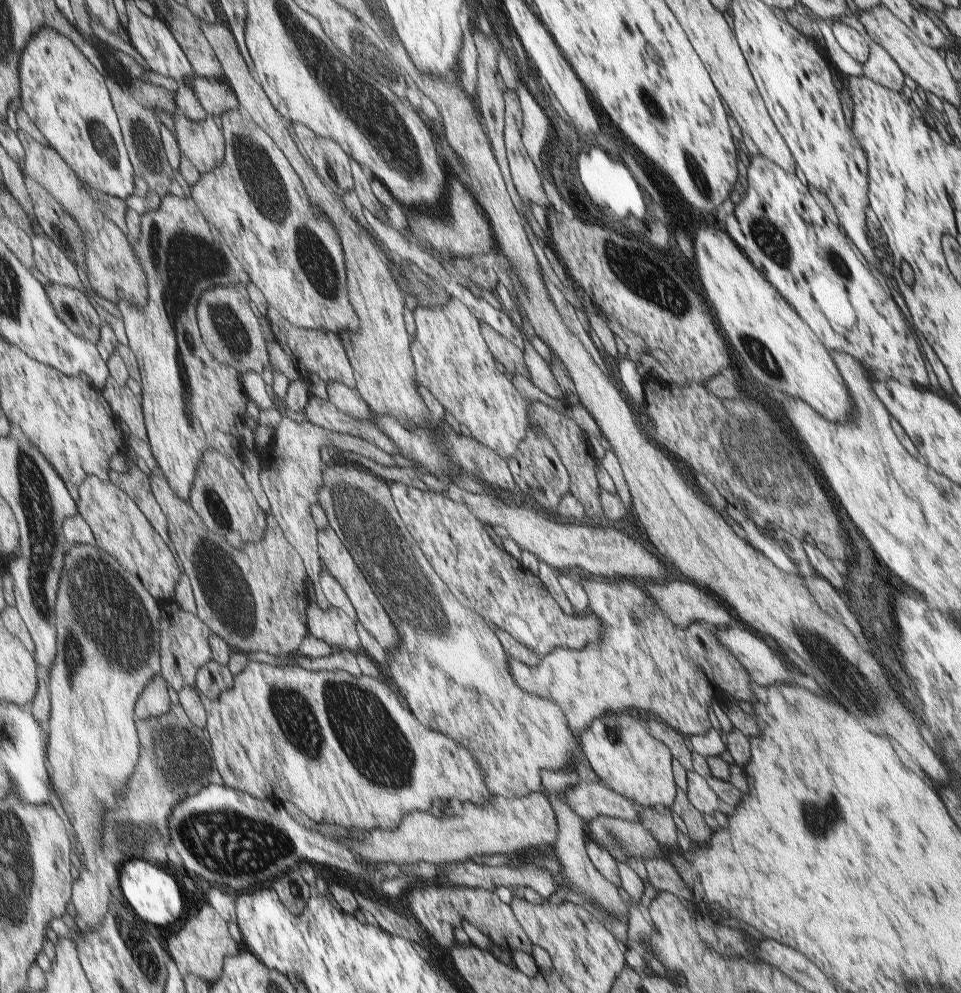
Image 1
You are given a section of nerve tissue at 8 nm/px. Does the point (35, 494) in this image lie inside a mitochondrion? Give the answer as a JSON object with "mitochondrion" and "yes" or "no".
{"mitochondrion":"yes"}

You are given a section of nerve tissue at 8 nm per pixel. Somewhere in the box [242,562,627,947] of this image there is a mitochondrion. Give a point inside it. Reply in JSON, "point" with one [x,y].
{"point":[352,718]}

